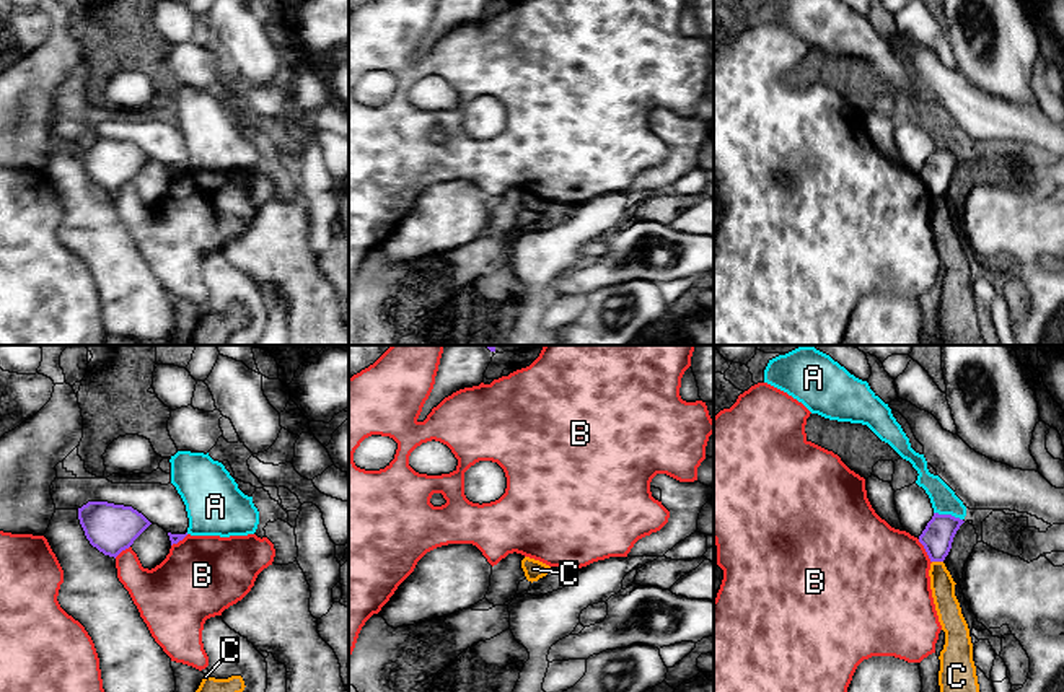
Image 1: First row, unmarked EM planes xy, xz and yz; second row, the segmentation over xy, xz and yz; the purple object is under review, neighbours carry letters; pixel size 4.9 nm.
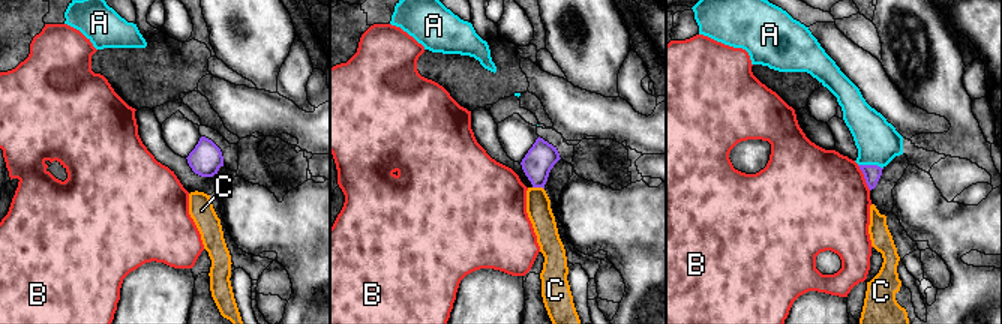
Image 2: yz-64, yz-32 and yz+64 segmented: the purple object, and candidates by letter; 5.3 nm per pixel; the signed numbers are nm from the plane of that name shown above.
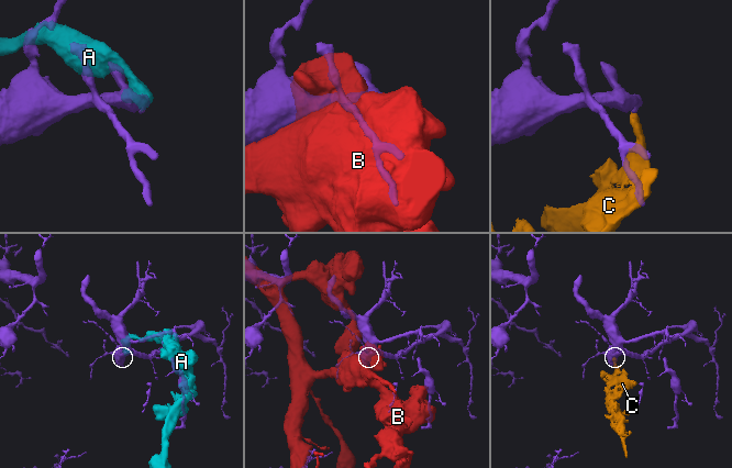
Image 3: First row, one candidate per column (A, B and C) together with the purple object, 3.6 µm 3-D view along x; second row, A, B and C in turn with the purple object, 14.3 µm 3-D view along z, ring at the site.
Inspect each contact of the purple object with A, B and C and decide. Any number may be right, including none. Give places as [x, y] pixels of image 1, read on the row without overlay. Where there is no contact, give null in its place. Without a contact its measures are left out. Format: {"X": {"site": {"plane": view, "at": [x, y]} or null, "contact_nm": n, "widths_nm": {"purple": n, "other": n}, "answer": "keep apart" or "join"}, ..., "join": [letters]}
{"A": {"site": {"plane": "yz", "at": [949, 150]}, "contact_nm": 150, "widths_nm": {"purple": 150, "other": 130}, "answer": "keep apart"}, "B": {"site": {"plane": "yz", "at": [926, 186]}, "contact_nm": 140, "widths_nm": {"purple": 150, "other": 460}, "answer": "keep apart"}, "C": {"site": {"plane": "yz", "at": [937, 196]}, "contact_nm": 60, "widths_nm": {"purple": 150, "other": 120}, "answer": "keep apart"}, "join": []}

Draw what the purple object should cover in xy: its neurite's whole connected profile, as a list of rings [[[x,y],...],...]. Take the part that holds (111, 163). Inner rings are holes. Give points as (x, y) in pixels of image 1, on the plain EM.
[[[88,137],[78,143],[78,155],[90,179],[114,194],[152,160],[132,142],[108,137]]]

